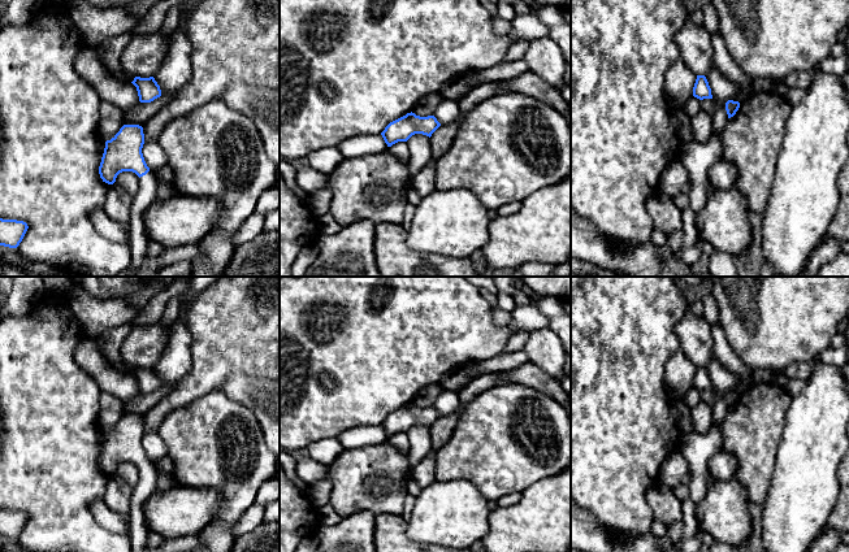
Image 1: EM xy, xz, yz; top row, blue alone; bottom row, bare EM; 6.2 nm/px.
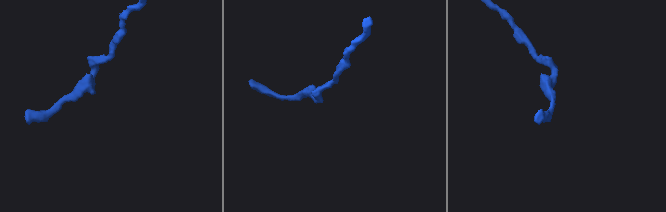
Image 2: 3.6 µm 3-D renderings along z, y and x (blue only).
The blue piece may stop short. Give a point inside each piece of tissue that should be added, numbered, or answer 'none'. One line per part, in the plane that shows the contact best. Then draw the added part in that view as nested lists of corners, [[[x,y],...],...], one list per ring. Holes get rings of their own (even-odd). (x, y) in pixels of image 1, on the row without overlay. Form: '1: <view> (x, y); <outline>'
1: xy (146, 486); [[[150,461],[139,469],[139,482],[130,501],[130,543],[131,552],[146,552],[148,530],[143,513],[146,500],[156,491],[157,474],[155,465]]]

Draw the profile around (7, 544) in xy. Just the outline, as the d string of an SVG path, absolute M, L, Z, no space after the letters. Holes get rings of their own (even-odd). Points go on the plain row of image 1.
M0 536L0 552L25 552L17 539Z

